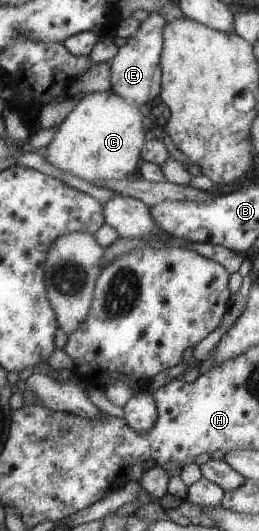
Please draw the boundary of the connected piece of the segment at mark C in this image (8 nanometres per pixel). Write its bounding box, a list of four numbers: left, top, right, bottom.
[43,89,145,186]

